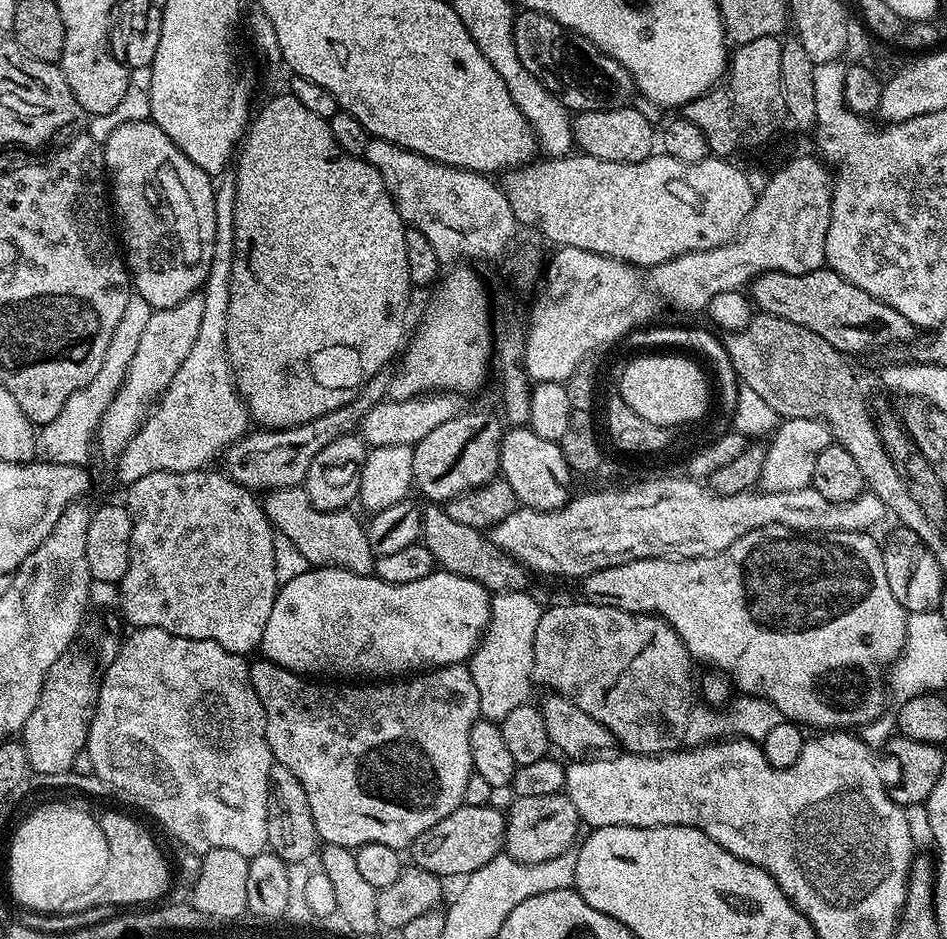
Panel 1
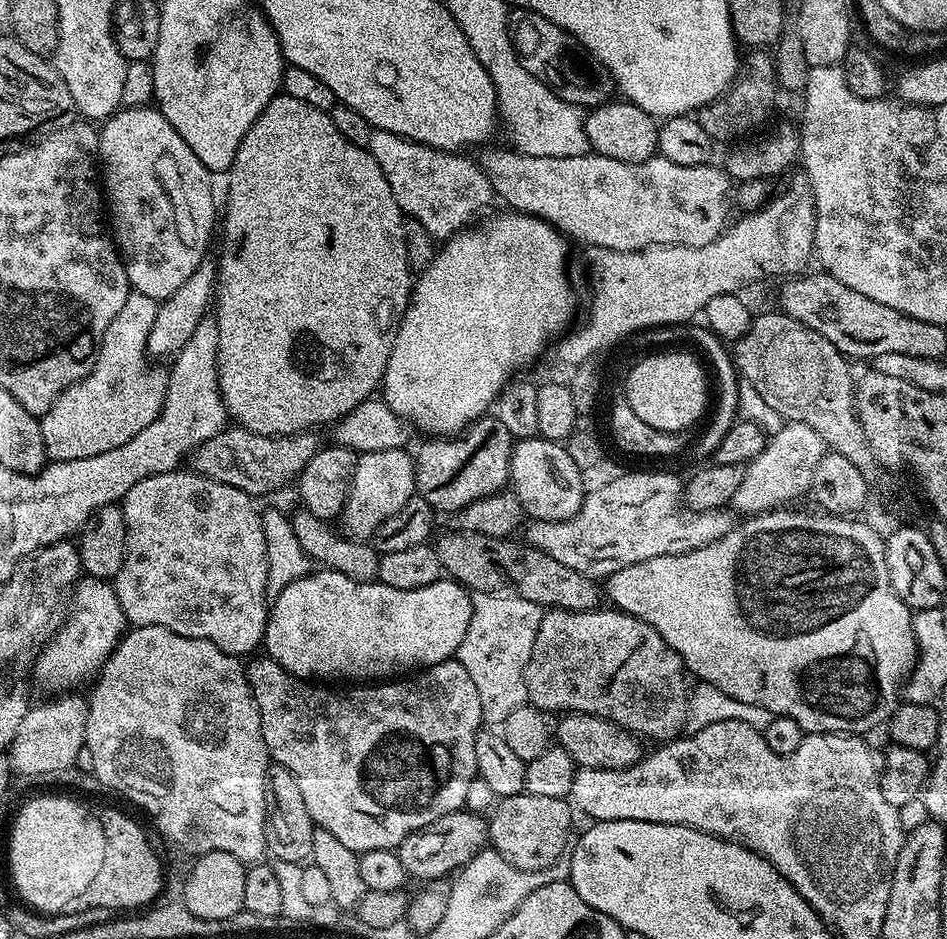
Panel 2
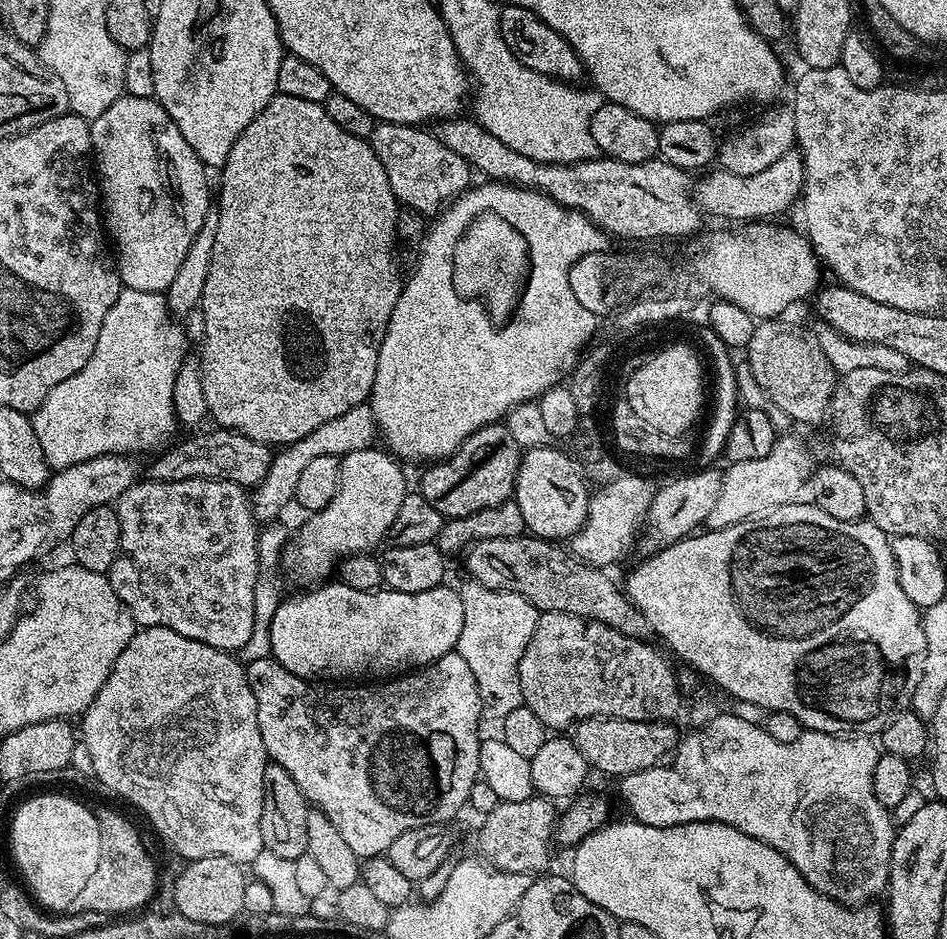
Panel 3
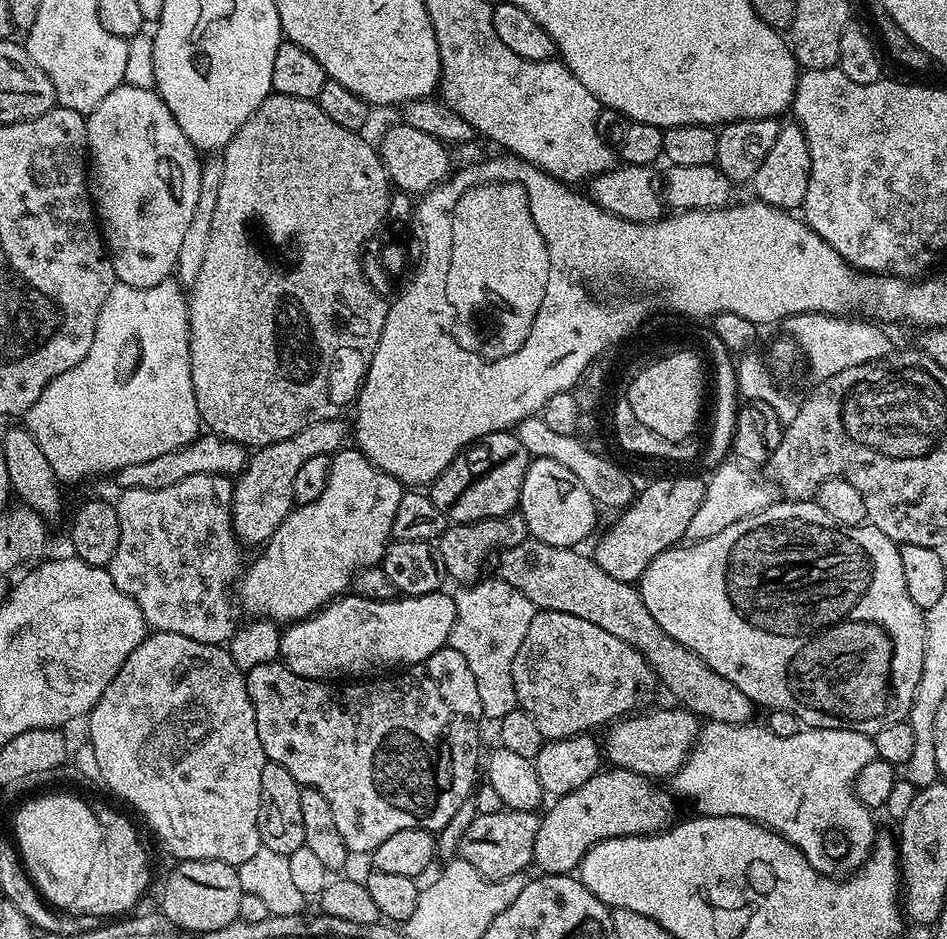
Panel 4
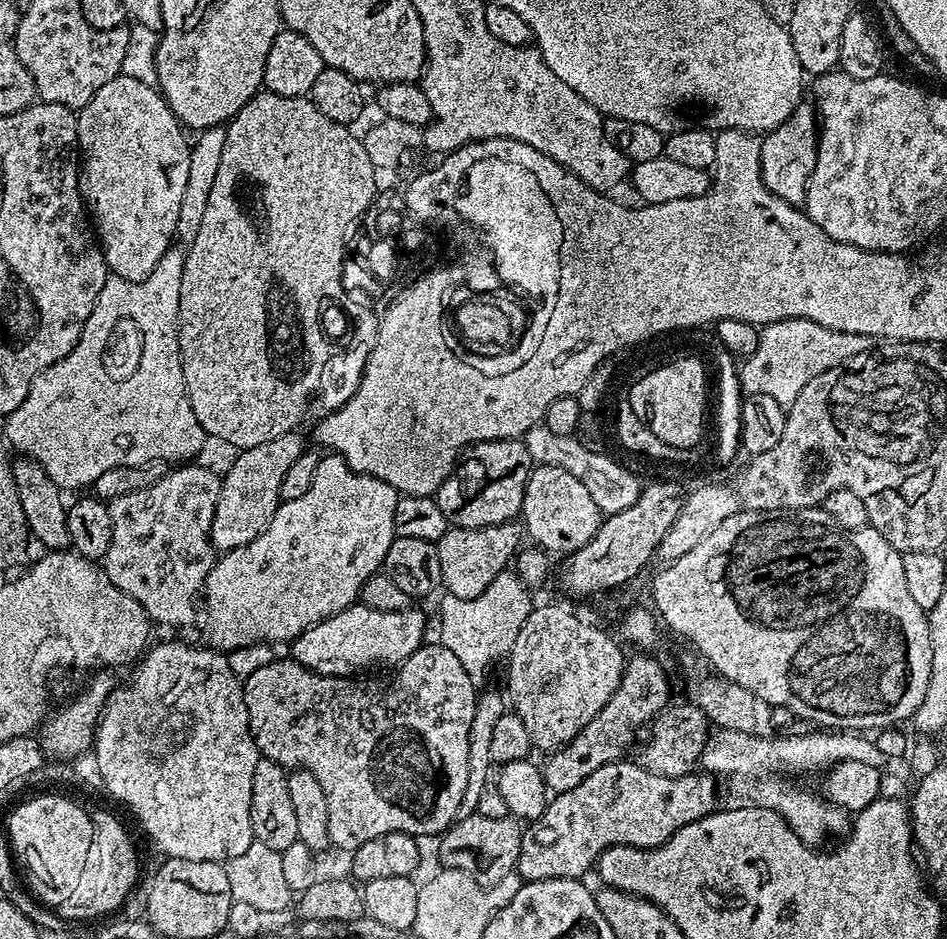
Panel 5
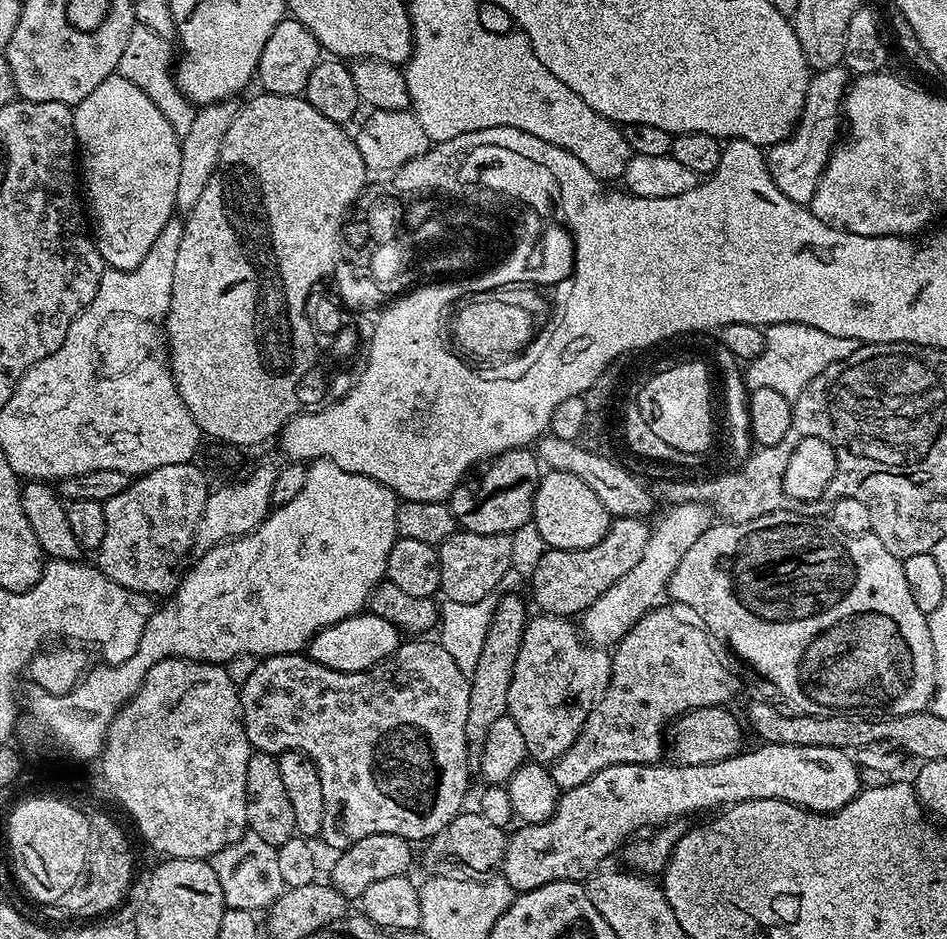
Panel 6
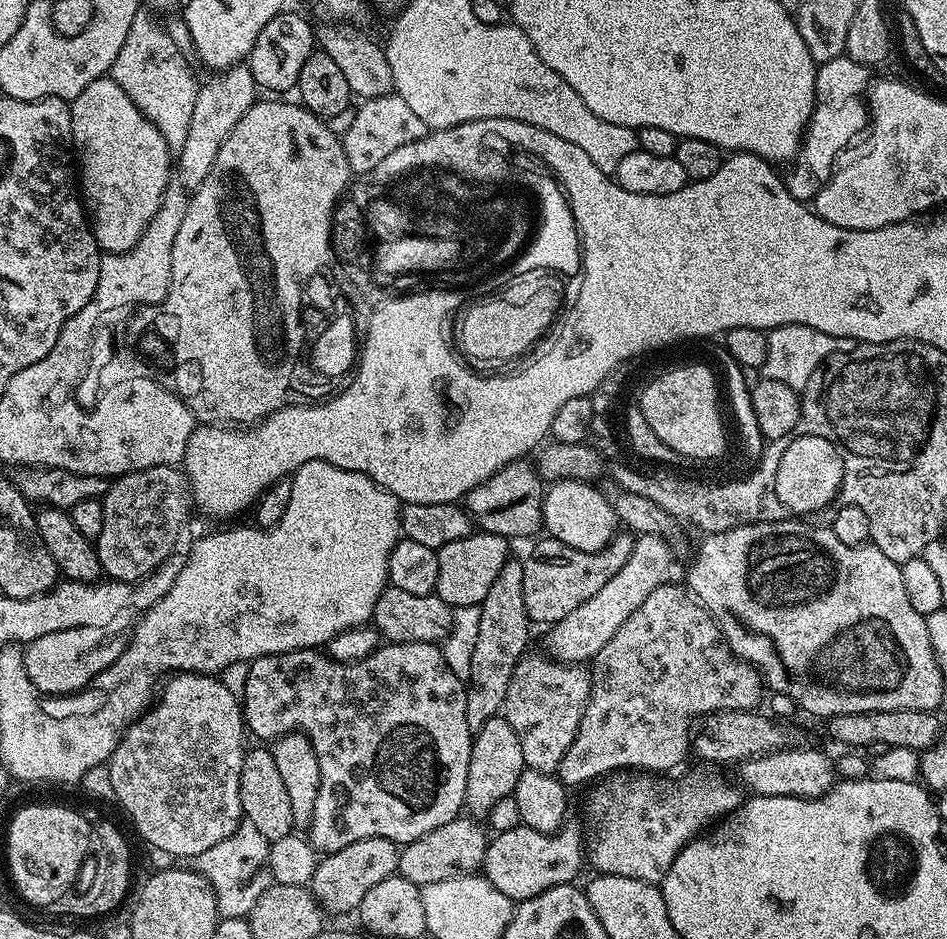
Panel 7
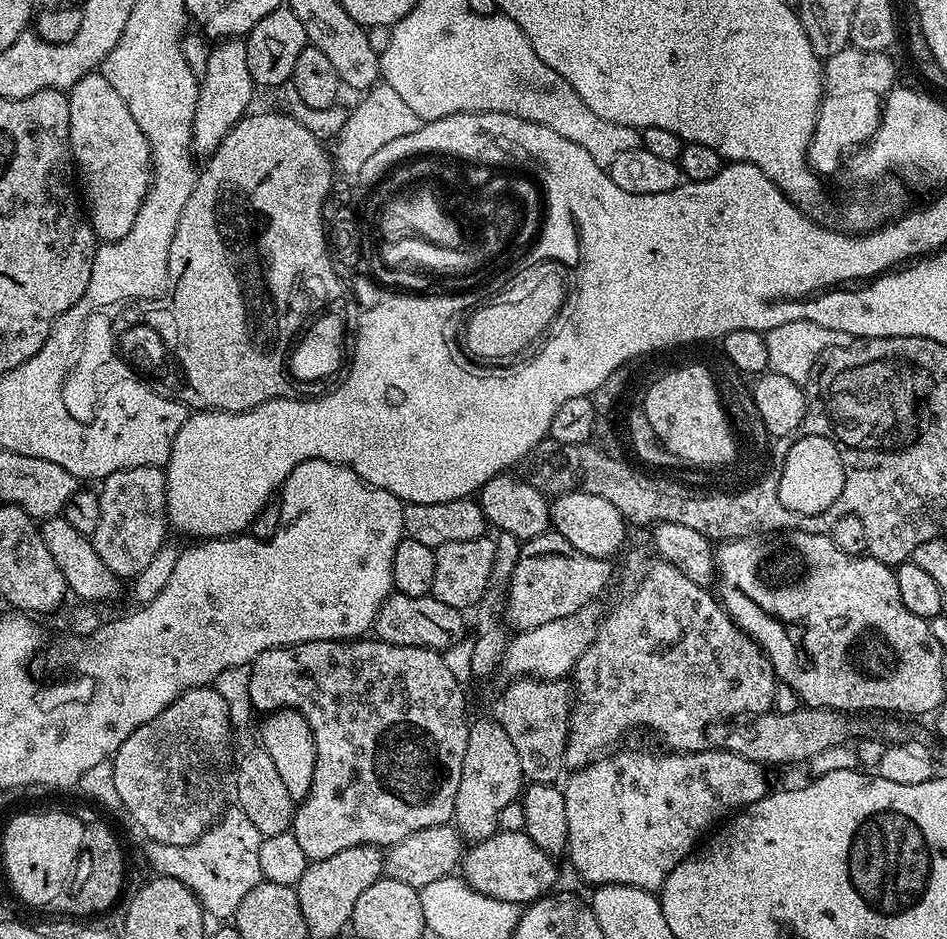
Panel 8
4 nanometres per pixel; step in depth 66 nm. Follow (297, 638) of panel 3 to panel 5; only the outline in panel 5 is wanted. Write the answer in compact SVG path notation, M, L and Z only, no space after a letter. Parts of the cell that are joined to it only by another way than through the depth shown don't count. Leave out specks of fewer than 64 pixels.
M357 602L346 610L318 622L314 627L306 629L298 639L291 641L290 656L302 667L323 676L356 678L369 670L380 670L385 666L400 664L406 658L410 658L410 654L414 654L414 650L418 650L425 640L422 613L415 610L406 612L374 610Z

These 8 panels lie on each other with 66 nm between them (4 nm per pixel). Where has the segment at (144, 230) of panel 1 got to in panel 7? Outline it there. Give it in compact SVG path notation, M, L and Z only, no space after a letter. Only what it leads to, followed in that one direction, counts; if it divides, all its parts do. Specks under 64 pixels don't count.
M110 78L95 80L70 102L72 110L72 142L74 156L78 161L78 191L90 221L92 237L105 253L128 252L144 233L152 215L164 202L164 194L170 187L170 149L166 138L154 122L147 120L134 106L134 102Z

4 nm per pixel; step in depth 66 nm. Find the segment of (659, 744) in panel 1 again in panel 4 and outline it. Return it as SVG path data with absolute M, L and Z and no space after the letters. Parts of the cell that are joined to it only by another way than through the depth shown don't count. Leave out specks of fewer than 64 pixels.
M547 610L537 611L530 623L522 646L514 656L512 676L518 707L534 718L538 734L542 734L548 742L567 740L570 736L596 730L592 728L599 724L607 725L617 718L635 713L636 703L643 698L648 683L654 680L654 673L642 654L638 654L634 646L626 646L622 638L614 638L614 634L602 630L602 626L594 626L594 622L586 622L586 618Z

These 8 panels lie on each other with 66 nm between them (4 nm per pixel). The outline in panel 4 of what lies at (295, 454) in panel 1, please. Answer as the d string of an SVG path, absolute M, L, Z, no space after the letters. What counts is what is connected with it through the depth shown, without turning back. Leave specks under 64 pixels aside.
M202 434L194 442L178 450L169 450L159 458L150 458L147 462L130 462L130 466L122 466L115 472L114 480L120 490L163 490L166 486L174 486L174 482L182 482L182 478L190 478L190 474L235 478L248 465L249 455L249 449L243 444L215 434Z

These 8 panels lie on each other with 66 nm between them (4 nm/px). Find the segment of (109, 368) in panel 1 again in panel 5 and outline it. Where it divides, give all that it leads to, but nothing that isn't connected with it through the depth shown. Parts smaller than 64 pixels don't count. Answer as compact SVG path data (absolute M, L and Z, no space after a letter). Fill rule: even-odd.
M180 246L168 248L164 257L158 262L158 266L154 266L154 270L145 280L130 282L129 280L109 275L108 281L102 286L102 294L98 294L98 302L94 306L90 318L86 318L86 326L82 326L82 334L78 338L74 350L70 350L70 354L66 354L66 358L54 362L54 366L42 370L38 374L38 378L34 378L34 382L30 386L30 394L26 394L26 400L22 402L22 406L18 406L18 410L11 412L3 421L4 432L8 435L6 437L7 443L15 451L17 448L20 451L17 453L21 457L36 460L38 466L42 466L42 470L46 470L46 474L50 474L50 478L54 478L54 482L62 490L84 488L87 484L88 487L95 485L96 480L102 478L102 474L106 474L106 470L114 470L114 466L142 466L143 464L169 462L168 460L176 460L172 462L192 462L197 459L196 455L203 450L206 433L202 430L202 426L194 414L194 406L190 406L190 398L188 397L186 382L182 374L182 358L180 357L180 295L182 294L184 253L185 249ZM125 314L136 316L136 320L140 320L140 325L144 327L144 336L148 340L148 344L144 347L145 372L139 372L136 376L132 376L132 380L128 380L128 384L112 384L112 380L108 380L108 376L104 376L104 372L101 369L101 348L104 348L104 335L108 333L108 328L112 328L112 322L116 320L116 316L124 316Z

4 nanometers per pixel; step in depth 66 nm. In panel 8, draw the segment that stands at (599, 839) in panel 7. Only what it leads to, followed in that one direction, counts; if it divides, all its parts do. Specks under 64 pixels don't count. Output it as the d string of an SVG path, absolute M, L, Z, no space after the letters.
M720 746L709 752L635 752L632 748L620 751L605 754L593 764L575 769L569 775L572 777L562 784L568 831L566 856L572 859L573 870L591 886L621 884L659 893L674 866L692 855L705 839L704 831L711 824L719 825L737 810L747 808L770 792L768 780L764 777L765 765L742 758Z

